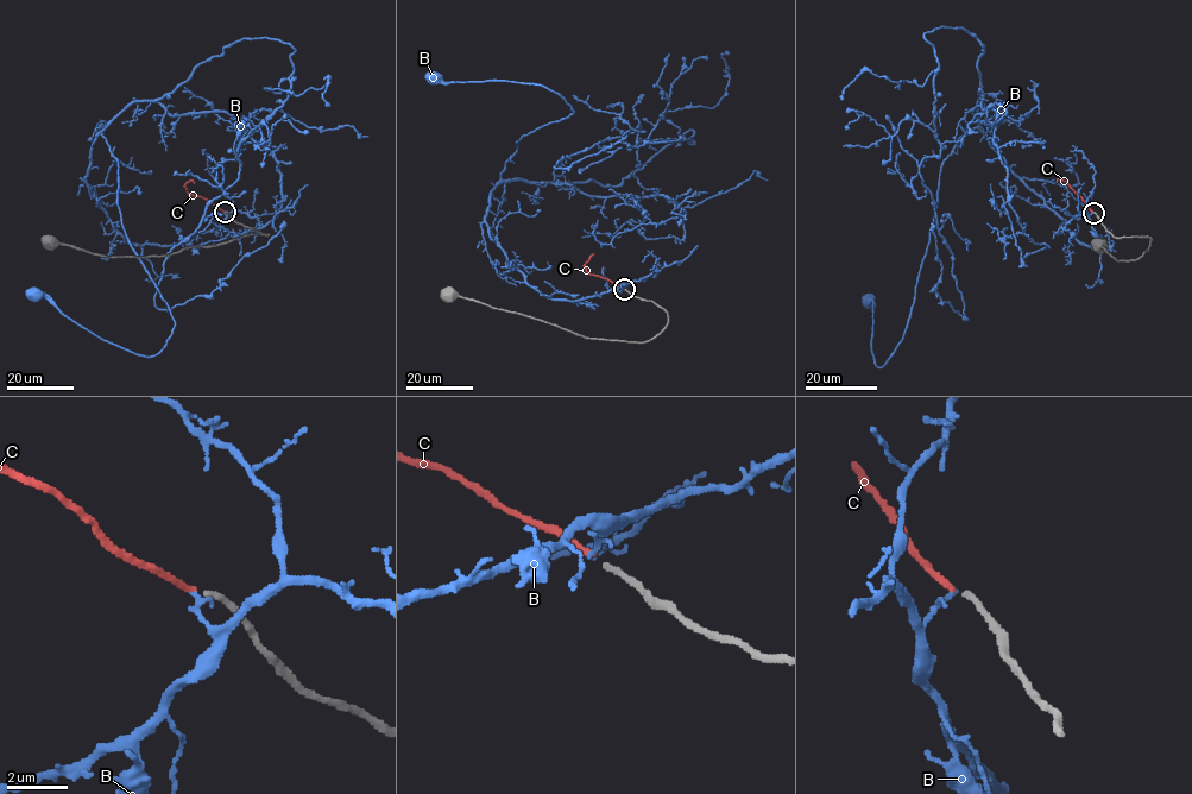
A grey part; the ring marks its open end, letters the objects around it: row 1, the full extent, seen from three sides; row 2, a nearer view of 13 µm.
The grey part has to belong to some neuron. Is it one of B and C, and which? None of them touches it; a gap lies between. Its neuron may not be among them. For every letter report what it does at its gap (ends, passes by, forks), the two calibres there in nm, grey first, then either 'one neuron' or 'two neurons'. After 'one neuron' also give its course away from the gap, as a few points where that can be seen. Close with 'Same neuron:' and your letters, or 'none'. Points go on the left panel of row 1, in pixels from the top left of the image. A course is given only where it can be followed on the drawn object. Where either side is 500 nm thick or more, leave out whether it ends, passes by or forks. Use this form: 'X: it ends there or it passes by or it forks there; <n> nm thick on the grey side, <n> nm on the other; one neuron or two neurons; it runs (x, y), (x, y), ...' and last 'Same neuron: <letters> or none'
B: it ends there; 190 nm thick on the grey side, 200 nm on the other; two neurons
C: it ends there; 190 nm thick on the grey side, 180 nm on the other; one neuron; it runs (224, 212), (187, 191), (185, 184), (190, 181), (195, 183)
Same neuron: C

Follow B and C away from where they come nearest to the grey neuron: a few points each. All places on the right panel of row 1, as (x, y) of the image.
B: (1093, 212), (1090, 224), (1107, 247), (1080, 243), (973, 127), (943, 162), (910, 314), (877, 367), (868, 301)
C: (1093, 212), (1067, 183), (1060, 180), (1057, 182)

